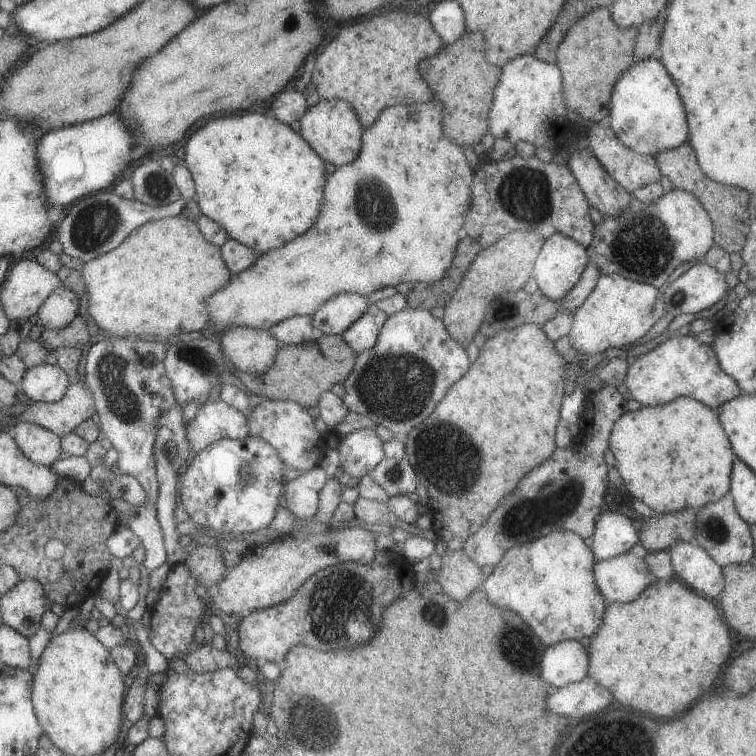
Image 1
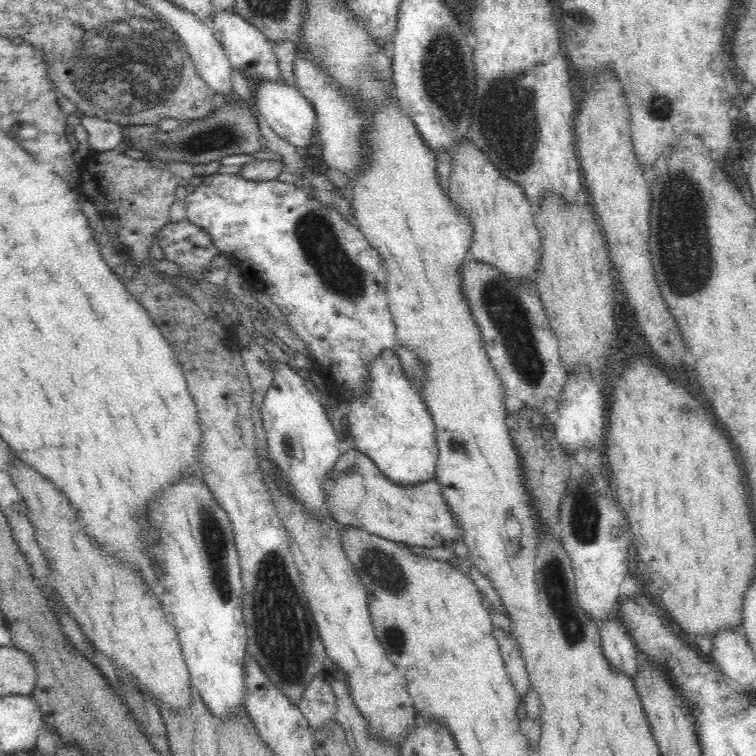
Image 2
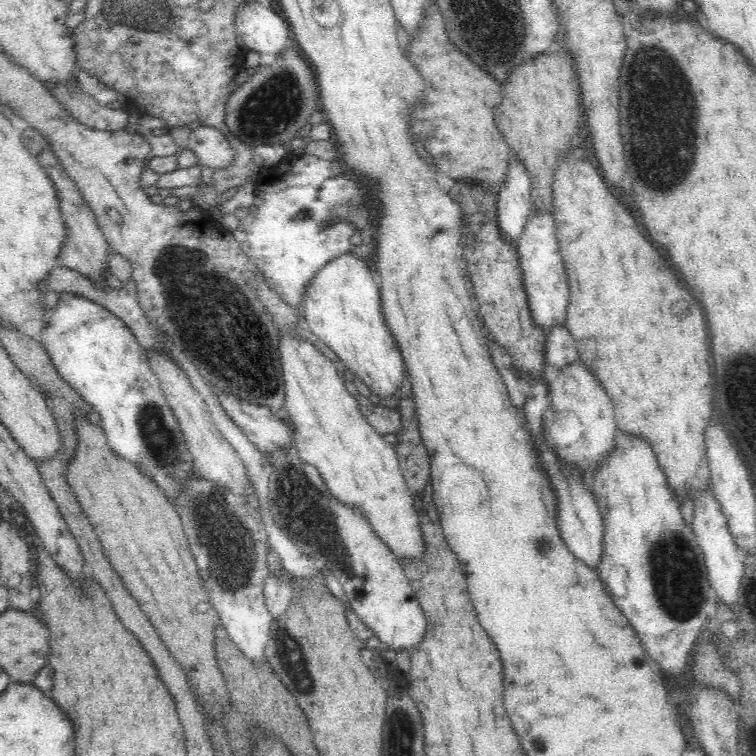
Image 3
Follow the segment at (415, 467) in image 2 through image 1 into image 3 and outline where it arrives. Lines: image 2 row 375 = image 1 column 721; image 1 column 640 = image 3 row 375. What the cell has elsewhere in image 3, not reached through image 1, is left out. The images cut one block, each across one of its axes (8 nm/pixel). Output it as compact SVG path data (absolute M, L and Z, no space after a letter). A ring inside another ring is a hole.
M351 251L344 252L322 266L314 274L314 278L306 284L301 309L305 321L304 326L336 353L347 370L351 370L356 377L362 379L372 395L382 398L383 403L393 404L399 398L405 371L396 339L383 317L379 285L378 277L366 265L365 259L354 255Z

